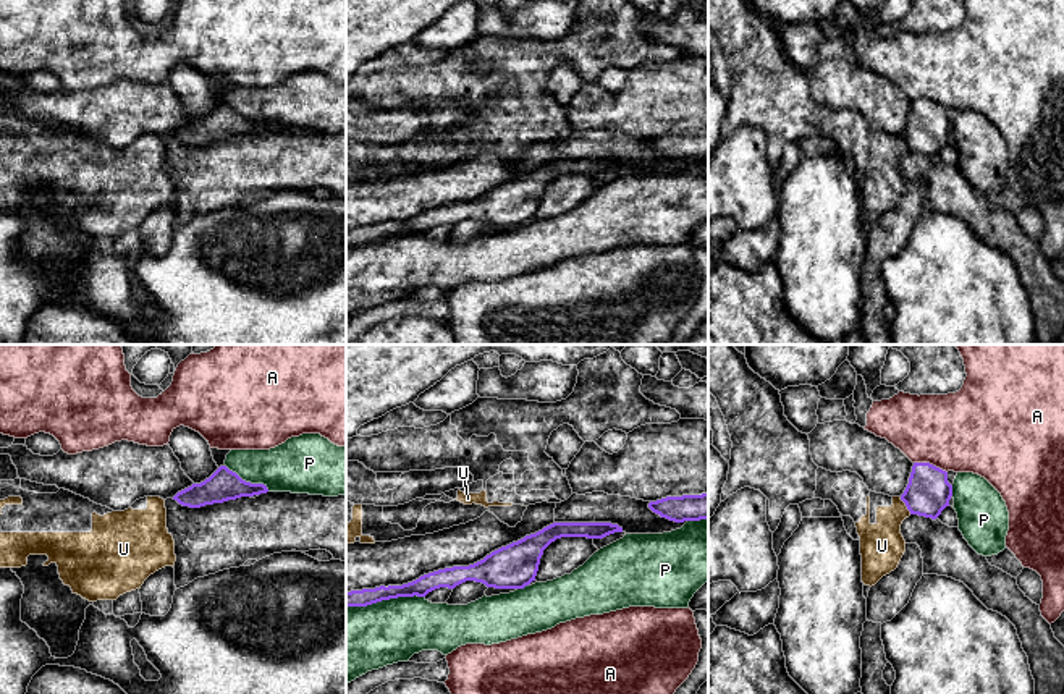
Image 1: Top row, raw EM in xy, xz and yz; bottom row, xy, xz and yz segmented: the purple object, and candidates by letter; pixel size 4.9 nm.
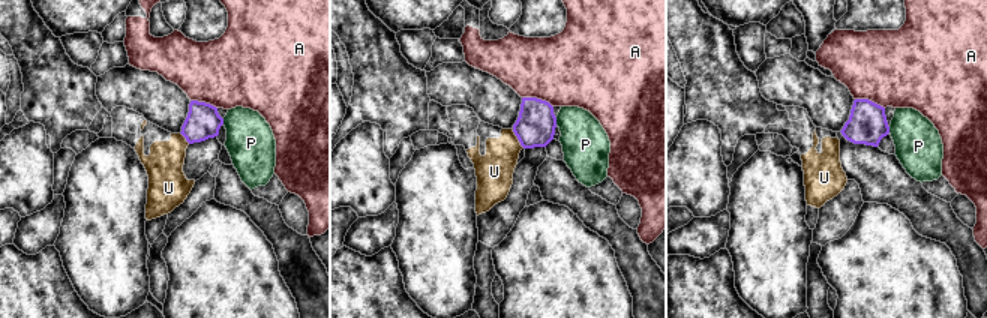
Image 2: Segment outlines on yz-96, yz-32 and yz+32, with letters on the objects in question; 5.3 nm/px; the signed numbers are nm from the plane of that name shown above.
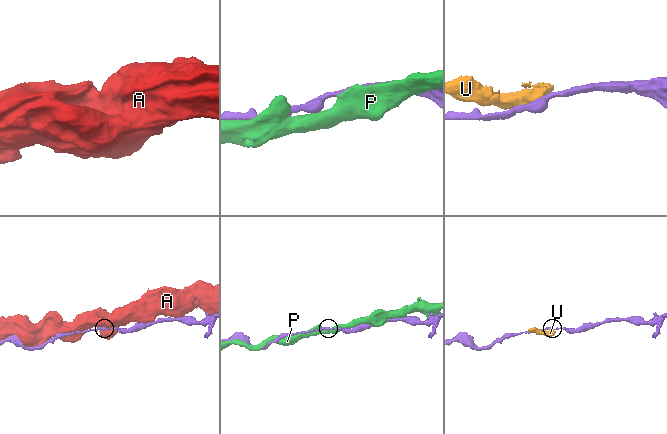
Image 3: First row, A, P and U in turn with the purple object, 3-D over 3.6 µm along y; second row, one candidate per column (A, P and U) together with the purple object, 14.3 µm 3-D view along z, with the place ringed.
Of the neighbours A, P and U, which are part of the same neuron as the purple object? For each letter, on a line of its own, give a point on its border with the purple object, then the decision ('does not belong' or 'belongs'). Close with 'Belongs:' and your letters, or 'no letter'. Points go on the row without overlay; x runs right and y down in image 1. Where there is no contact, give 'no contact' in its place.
A: meets purple in yz at (928, 101); does not belong
P: meets purple in xz at (385, 236); does not belong
U: meets purple in yz at (906, 143); does not belong
Belongs: no letter

